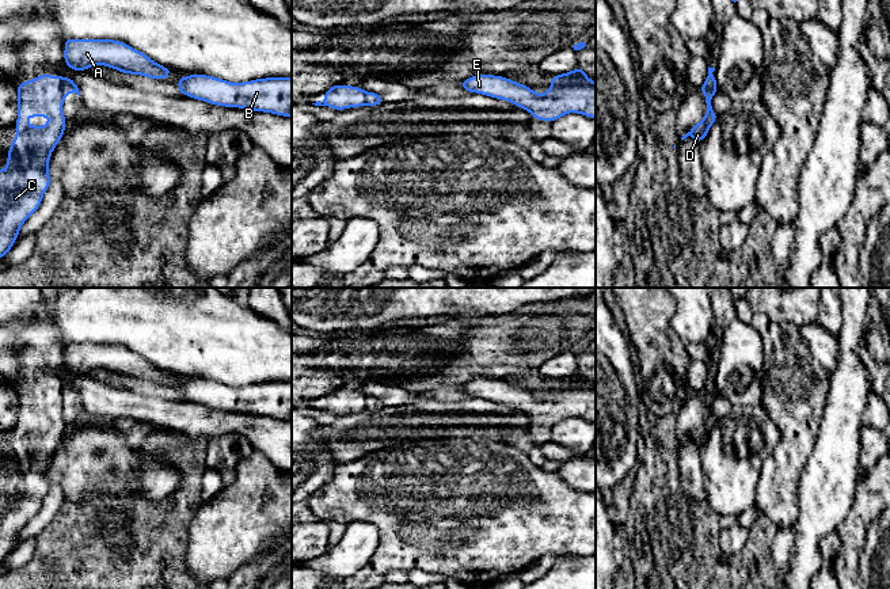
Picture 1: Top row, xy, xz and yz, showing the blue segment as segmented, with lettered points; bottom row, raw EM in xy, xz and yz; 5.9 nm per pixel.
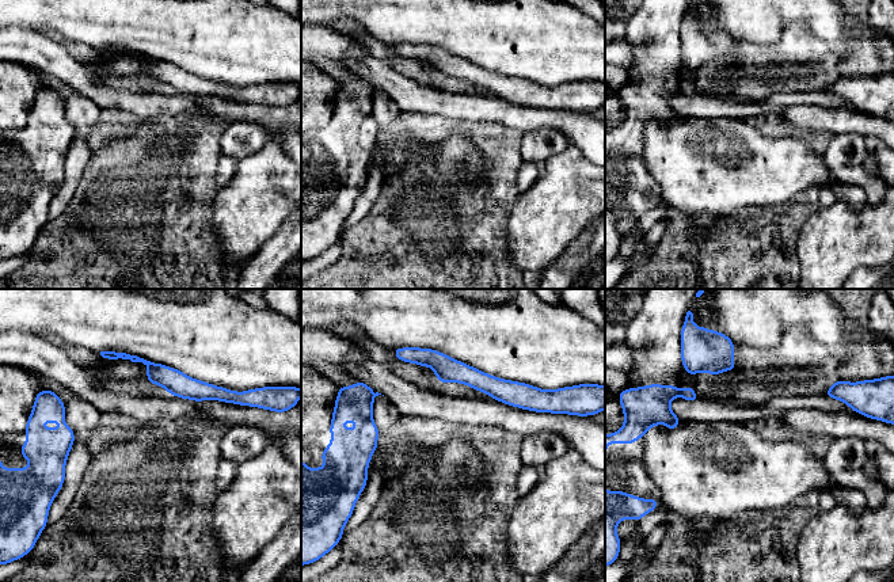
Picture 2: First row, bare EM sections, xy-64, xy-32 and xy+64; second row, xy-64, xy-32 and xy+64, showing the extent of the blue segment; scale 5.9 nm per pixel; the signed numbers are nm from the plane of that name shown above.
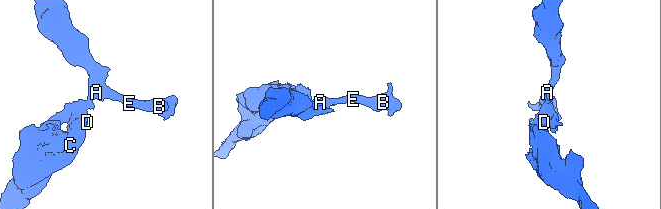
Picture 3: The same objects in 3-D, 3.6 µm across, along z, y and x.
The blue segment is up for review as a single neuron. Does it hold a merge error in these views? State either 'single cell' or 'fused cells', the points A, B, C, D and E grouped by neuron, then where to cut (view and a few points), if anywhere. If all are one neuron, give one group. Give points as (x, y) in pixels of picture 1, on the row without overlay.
fused cells | A B E / C D | xy (64, 382), (63, 402)

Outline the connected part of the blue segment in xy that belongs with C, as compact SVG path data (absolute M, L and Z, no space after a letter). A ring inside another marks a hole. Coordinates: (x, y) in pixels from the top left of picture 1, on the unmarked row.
M39 379L16 388L19 436L0 478L0 562L12 551L23 527L41 510L52 482L49 463L64 440L62 380ZM26 421L52 421L46 430L30 430Z

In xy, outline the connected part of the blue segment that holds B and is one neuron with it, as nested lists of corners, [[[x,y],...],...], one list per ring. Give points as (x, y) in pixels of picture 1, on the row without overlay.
[[[193,377],[178,381],[178,394],[210,408],[292,421],[292,381],[266,381],[236,388]]]

